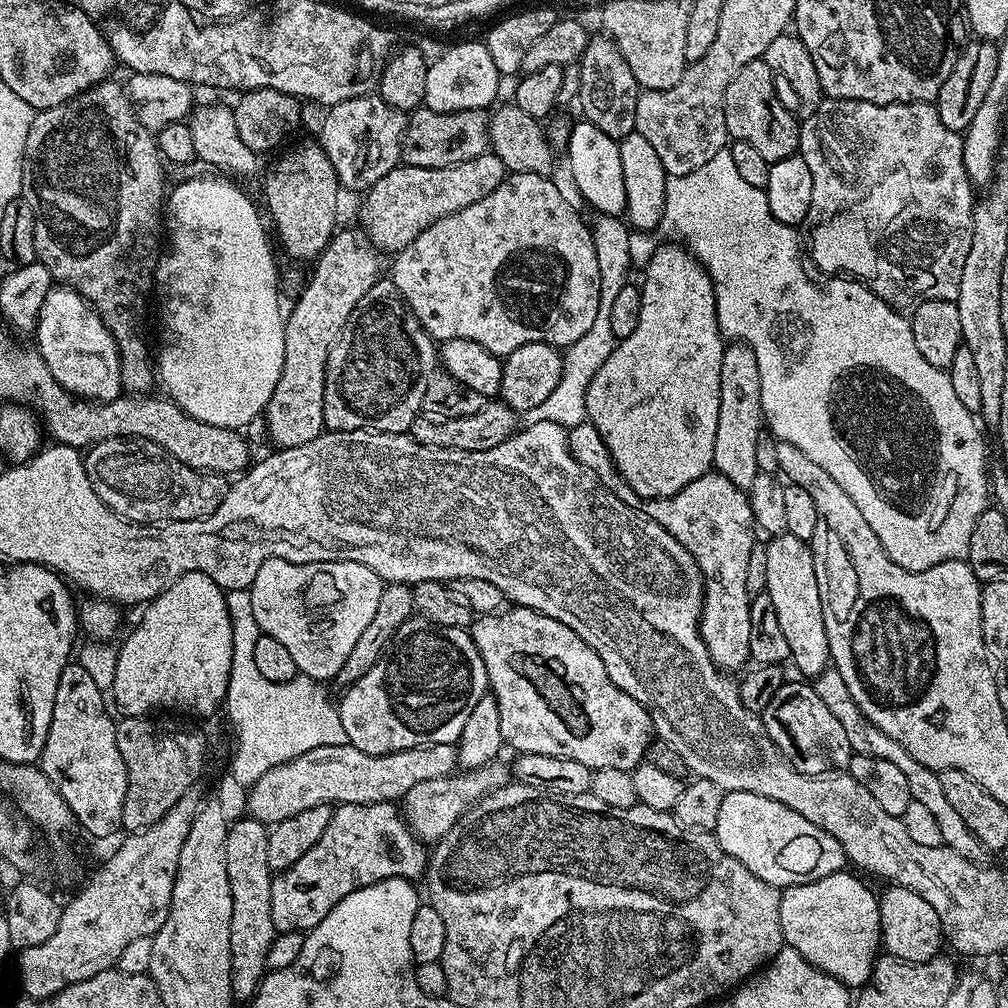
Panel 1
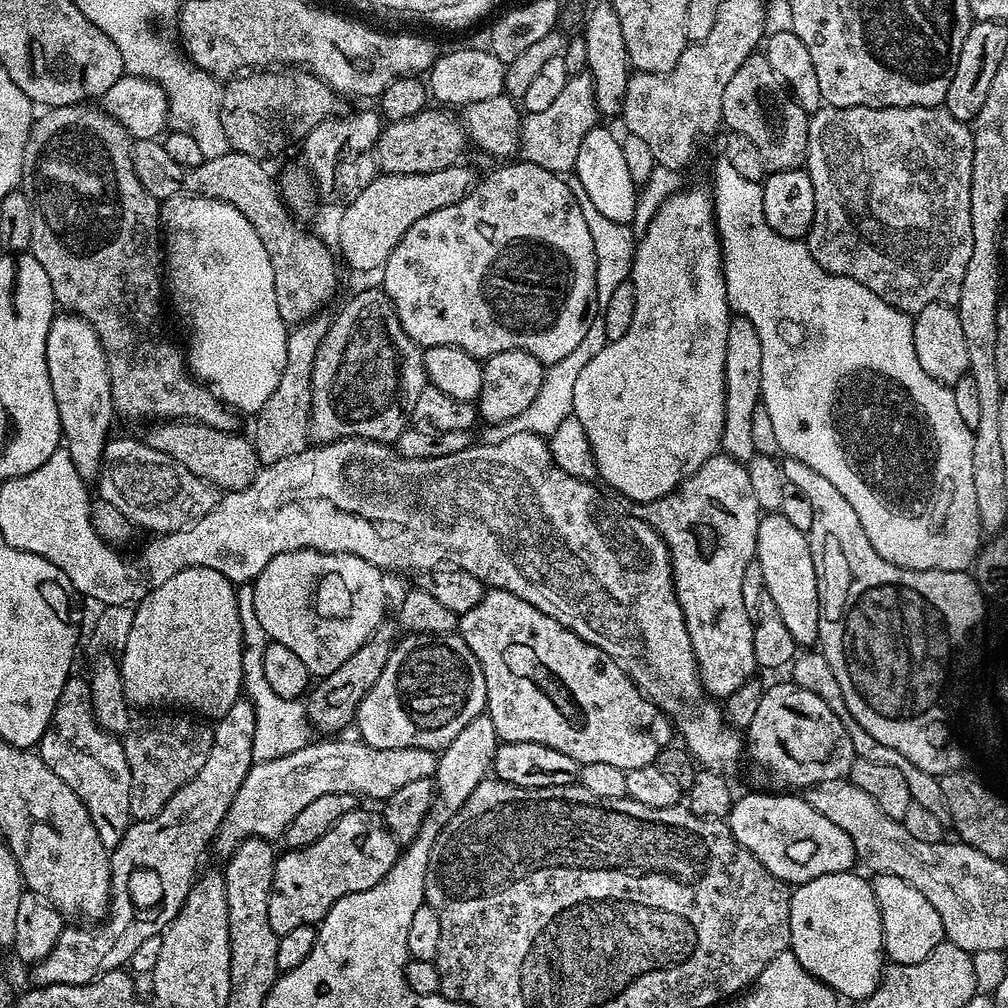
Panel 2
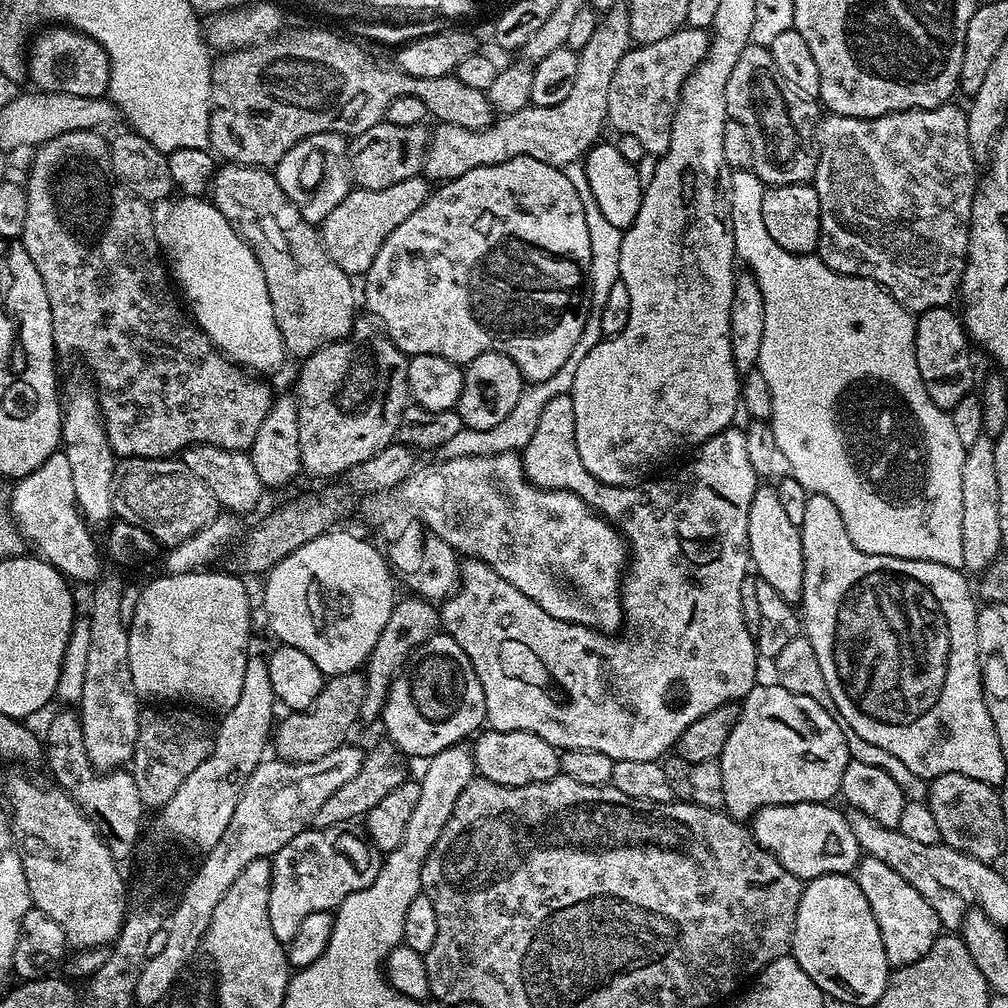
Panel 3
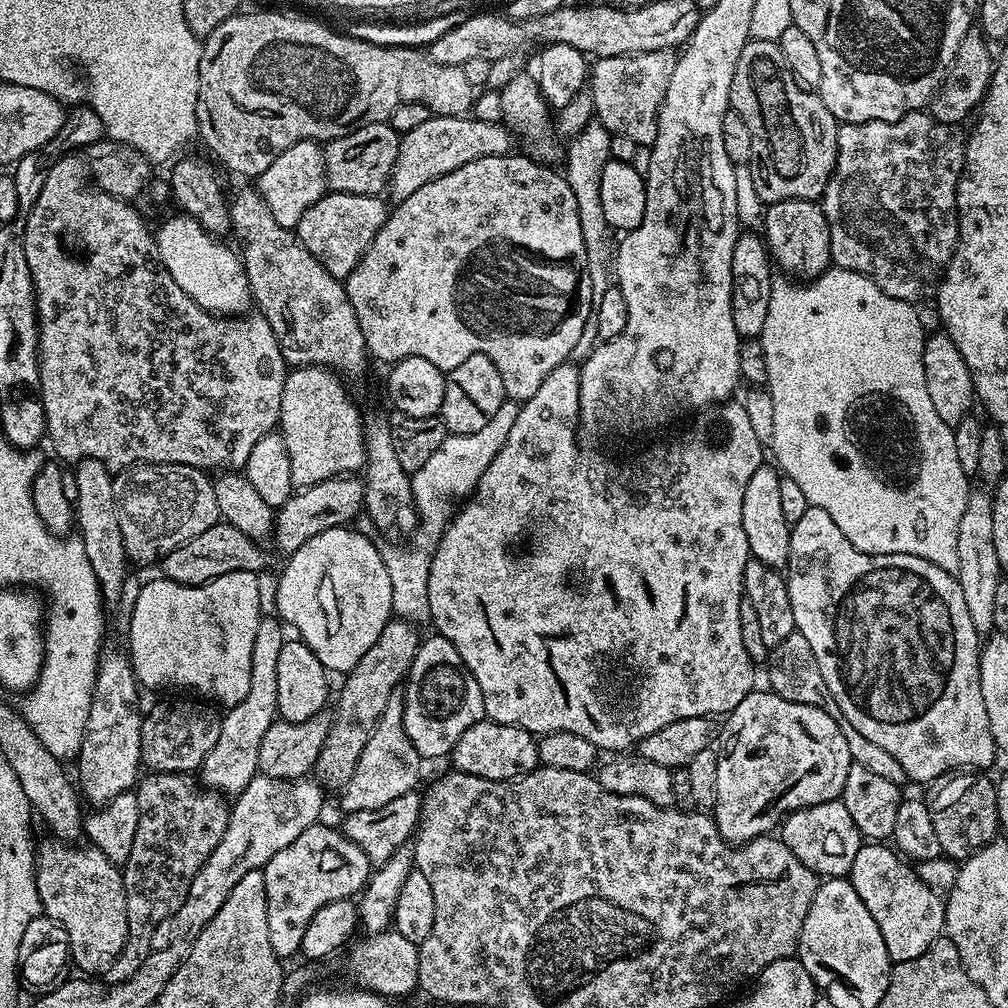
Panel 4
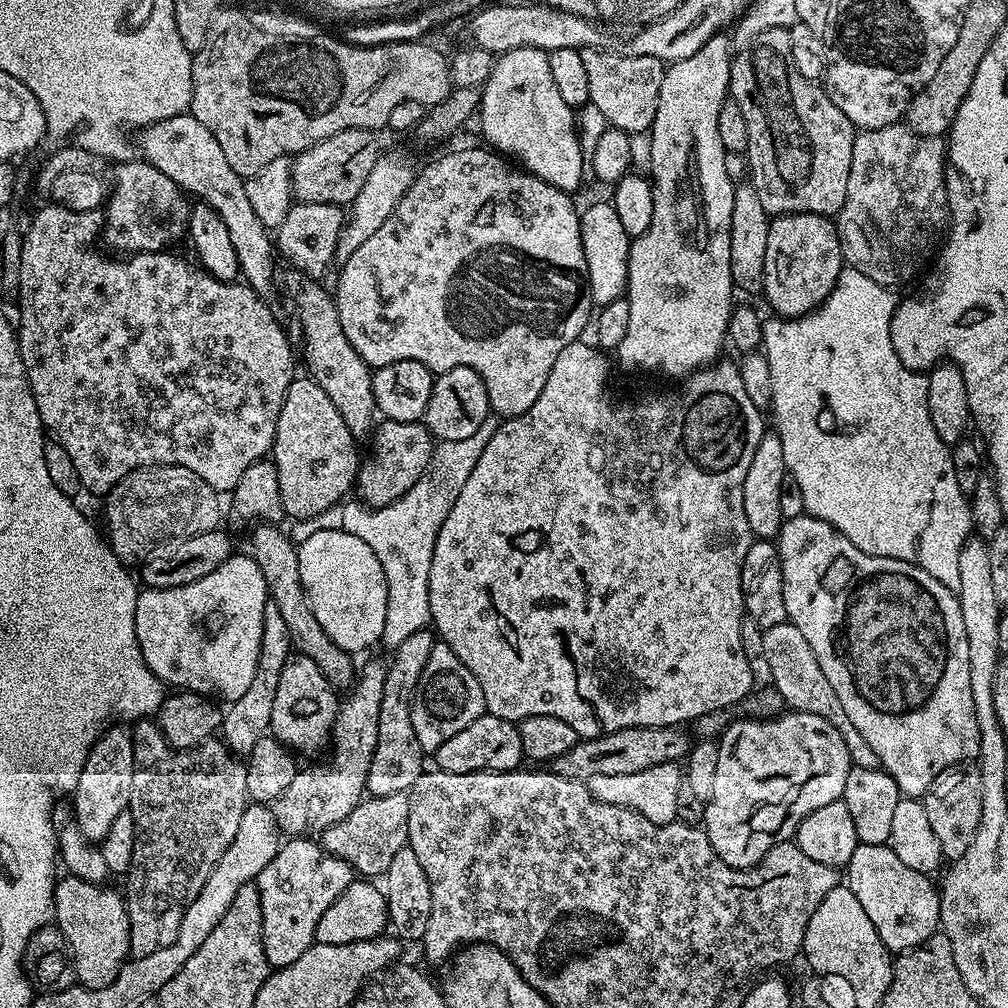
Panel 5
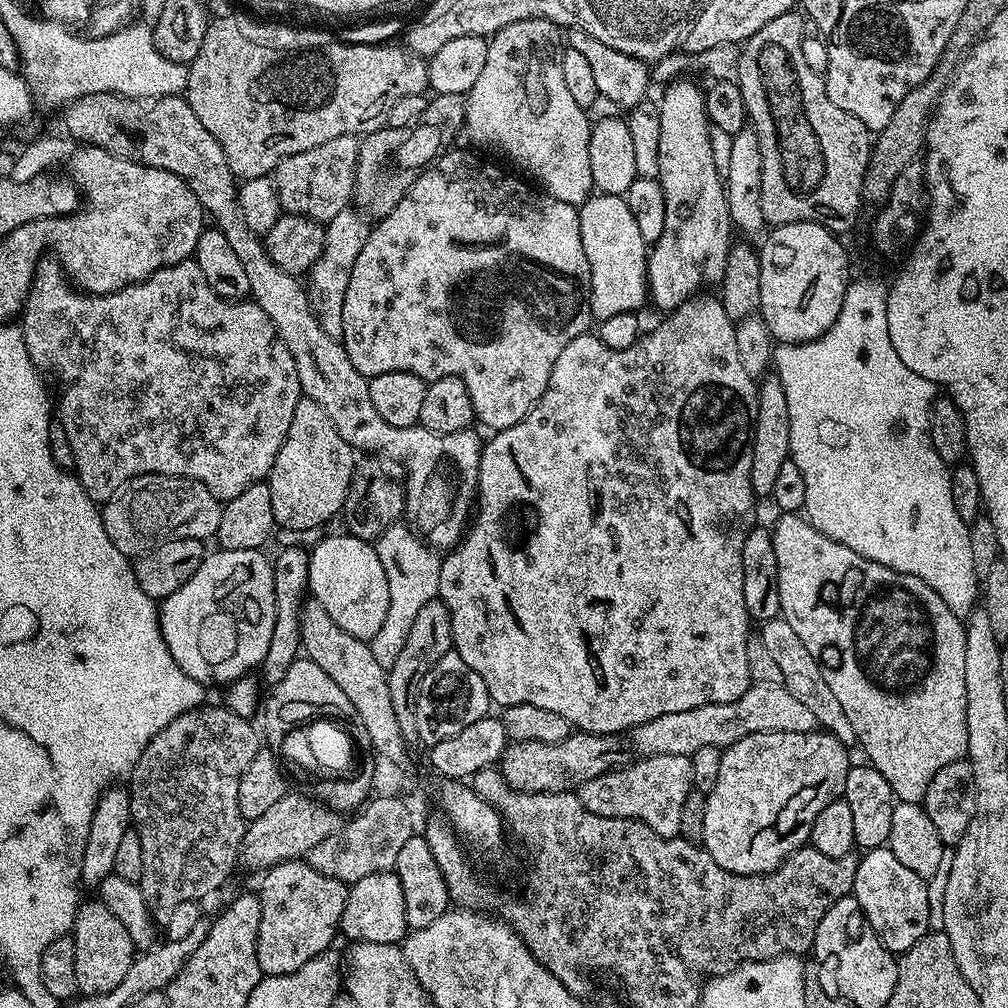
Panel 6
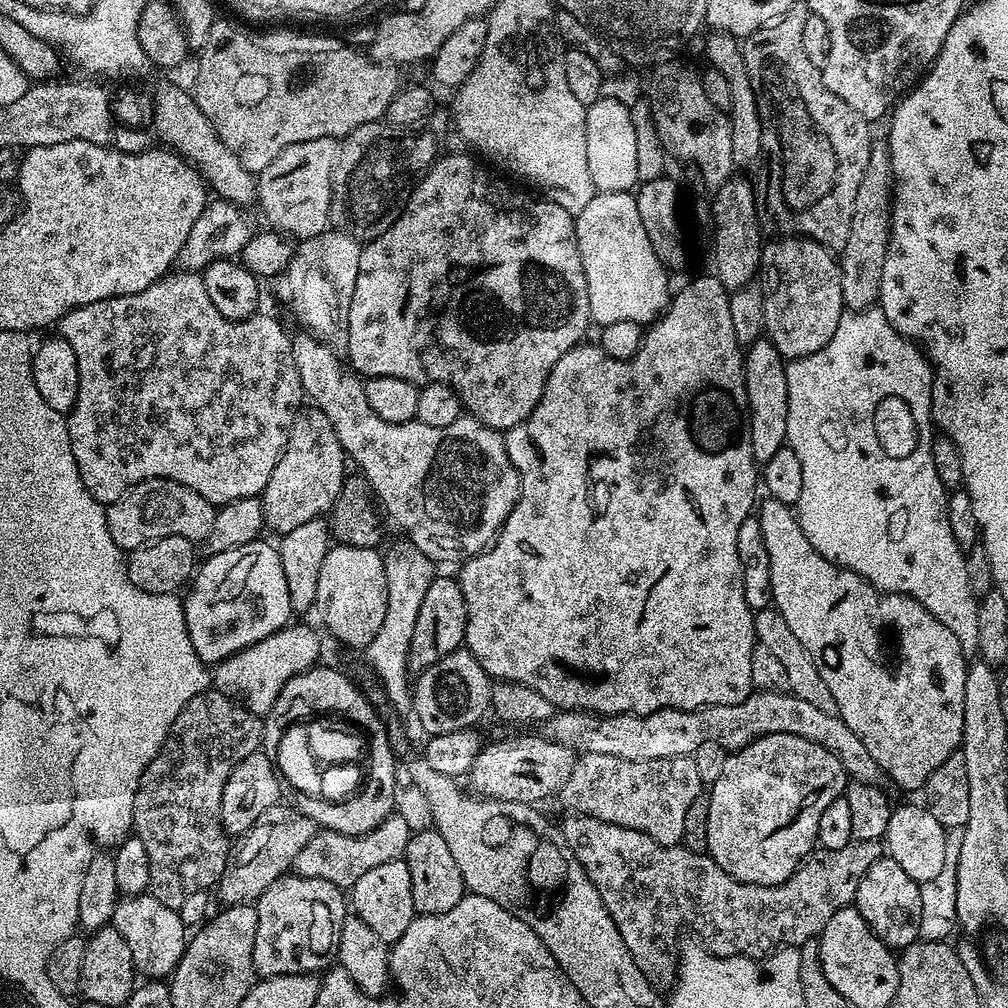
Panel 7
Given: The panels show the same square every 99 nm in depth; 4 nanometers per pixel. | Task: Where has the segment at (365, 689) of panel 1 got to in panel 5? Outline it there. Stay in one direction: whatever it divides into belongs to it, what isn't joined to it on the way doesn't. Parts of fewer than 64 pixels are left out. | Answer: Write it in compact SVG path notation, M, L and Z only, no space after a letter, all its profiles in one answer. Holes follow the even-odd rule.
M436 642L430 651L430 658L422 670L420 686L413 698L412 717L414 718L414 734L418 738L425 753L435 754L438 746L458 734L458 730L466 730L470 722L485 715L484 695L482 686L478 686L478 678L466 670L462 658L450 650L450 646L443 642Z

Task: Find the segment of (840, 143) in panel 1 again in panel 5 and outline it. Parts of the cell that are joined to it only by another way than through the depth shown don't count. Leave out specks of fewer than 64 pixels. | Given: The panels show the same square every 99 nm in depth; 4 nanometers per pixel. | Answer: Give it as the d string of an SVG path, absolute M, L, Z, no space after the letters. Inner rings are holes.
M904 122L857 131L846 202L835 221L845 261L874 278L874 282L889 290L895 289L895 284L904 284L914 279L927 264L929 267L945 239L949 224L945 141L938 136L920 136L911 132Z

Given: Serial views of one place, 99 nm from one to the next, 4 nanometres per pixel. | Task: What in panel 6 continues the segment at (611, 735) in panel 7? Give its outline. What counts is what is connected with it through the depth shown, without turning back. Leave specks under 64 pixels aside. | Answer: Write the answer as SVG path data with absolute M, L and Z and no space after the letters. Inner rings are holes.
M754 682L734 702L722 702L721 704L707 704L698 706L694 710L678 710L678 714L662 714L662 718L650 718L650 722L642 722L631 729L630 748L637 757L657 756L658 754L682 754L694 755L702 746L714 746L725 749L728 745L746 738L750 734L762 734L763 732L789 732L790 734L802 734L803 732L815 732L818 725L814 714L800 699L794 698L786 686L778 682Z

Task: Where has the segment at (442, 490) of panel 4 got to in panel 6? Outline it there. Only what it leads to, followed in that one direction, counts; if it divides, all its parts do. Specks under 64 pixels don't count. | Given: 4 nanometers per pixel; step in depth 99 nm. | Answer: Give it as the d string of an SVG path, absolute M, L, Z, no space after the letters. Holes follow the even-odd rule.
M397 522L374 541L378 554L378 562L382 562L382 570L386 570L386 582L390 586L390 607L386 610L386 618L378 634L370 641L374 650L374 658L385 666L392 665L413 628L414 618L421 612L426 602L437 599L440 595L440 561L441 557L429 548L407 523Z

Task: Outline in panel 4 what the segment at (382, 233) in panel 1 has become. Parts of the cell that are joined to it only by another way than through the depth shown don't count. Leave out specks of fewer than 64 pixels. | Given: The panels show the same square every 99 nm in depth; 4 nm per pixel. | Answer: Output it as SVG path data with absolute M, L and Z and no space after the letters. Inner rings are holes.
M329 191L302 218L295 226L296 237L334 274L340 281L347 280L348 276L358 266L358 262L374 242L378 230L388 220L389 205L383 204L380 196L363 196L362 194L346 194L345 192Z

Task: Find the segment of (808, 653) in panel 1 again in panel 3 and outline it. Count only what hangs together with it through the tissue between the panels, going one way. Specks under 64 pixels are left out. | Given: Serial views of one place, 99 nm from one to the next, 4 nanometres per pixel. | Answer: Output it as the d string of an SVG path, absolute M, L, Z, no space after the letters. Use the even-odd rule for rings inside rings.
M768 482L761 483L754 498L750 498L750 526L748 527L748 554L755 575L770 582L786 602L793 606L800 603L804 563L802 562L802 538L800 526L790 522L778 498L778 490Z

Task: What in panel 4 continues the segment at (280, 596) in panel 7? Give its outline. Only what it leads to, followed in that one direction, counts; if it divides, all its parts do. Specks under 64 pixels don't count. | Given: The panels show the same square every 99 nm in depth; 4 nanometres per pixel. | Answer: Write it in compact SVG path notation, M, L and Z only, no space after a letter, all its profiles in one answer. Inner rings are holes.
M231 572L222 574L222 578L214 578L208 584L179 584L173 580L157 578L149 584L144 584L140 588L140 593L136 596L136 601L132 604L133 616L128 620L128 645L126 651L132 661L132 673L136 675L136 683L141 689L144 688L193 688L196 692L201 692L209 701L217 705L231 706L242 702L250 690L250 654L254 651L254 634L258 630L258 622L262 615L260 609L260 584L255 572Z

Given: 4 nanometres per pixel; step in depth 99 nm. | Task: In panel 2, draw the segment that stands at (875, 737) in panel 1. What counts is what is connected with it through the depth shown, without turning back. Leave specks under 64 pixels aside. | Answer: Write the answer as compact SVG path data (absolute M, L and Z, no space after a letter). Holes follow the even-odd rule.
M819 650L797 651L790 665L791 672L791 683L810 690L810 694L818 694L818 698L822 698L822 702L826 702L826 706L830 706L830 710L834 710L838 722L842 722L842 727L845 728L846 735L850 738L853 753L859 759L882 762L882 766L891 766L892 769L900 771L902 779L906 781L906 787L910 790L912 802L918 806L923 806L925 810L930 810L930 814L935 814L939 820L948 820L946 802L942 798L940 777L934 776L926 770L918 770L918 766L914 766L914 762L910 762L910 758L902 758L902 754L898 754L898 750L890 750L890 746L882 746L882 742L878 742L878 738L870 738L870 734L866 734L866 730L862 730L862 726L858 726L858 722L854 722L854 718L846 710L842 690L838 687L838 680L834 678L834 670L830 670L830 662L826 662L823 652Z

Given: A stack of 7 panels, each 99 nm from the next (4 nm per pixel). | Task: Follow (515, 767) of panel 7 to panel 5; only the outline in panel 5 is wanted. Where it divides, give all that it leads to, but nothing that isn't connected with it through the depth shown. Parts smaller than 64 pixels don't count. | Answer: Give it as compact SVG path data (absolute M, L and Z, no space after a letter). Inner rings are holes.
M680 726L671 728L627 728L606 732L602 736L577 739L566 754L551 761L551 771L571 780L587 781L594 774L638 774L650 766L680 762L690 751L690 739Z

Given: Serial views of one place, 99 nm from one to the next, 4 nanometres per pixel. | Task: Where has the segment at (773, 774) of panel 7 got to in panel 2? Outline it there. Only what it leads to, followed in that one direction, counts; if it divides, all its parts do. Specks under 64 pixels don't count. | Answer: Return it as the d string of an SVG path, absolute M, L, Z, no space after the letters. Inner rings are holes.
M791 682L765 687L754 722L746 730L746 752L792 790L807 790L822 782L844 780L854 759L850 738L834 710L818 694L810 694L810 690Z

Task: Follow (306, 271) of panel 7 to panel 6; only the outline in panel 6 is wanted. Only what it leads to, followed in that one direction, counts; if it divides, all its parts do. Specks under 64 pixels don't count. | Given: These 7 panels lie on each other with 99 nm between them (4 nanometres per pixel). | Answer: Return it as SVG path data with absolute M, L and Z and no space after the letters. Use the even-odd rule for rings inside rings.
M349 206L334 214L324 230L322 254L306 274L306 291L312 304L312 313L332 340L342 337L342 302L346 298L346 286L350 286L350 270L354 270L354 262L358 262L362 246L366 246L369 231L369 221L355 207Z

